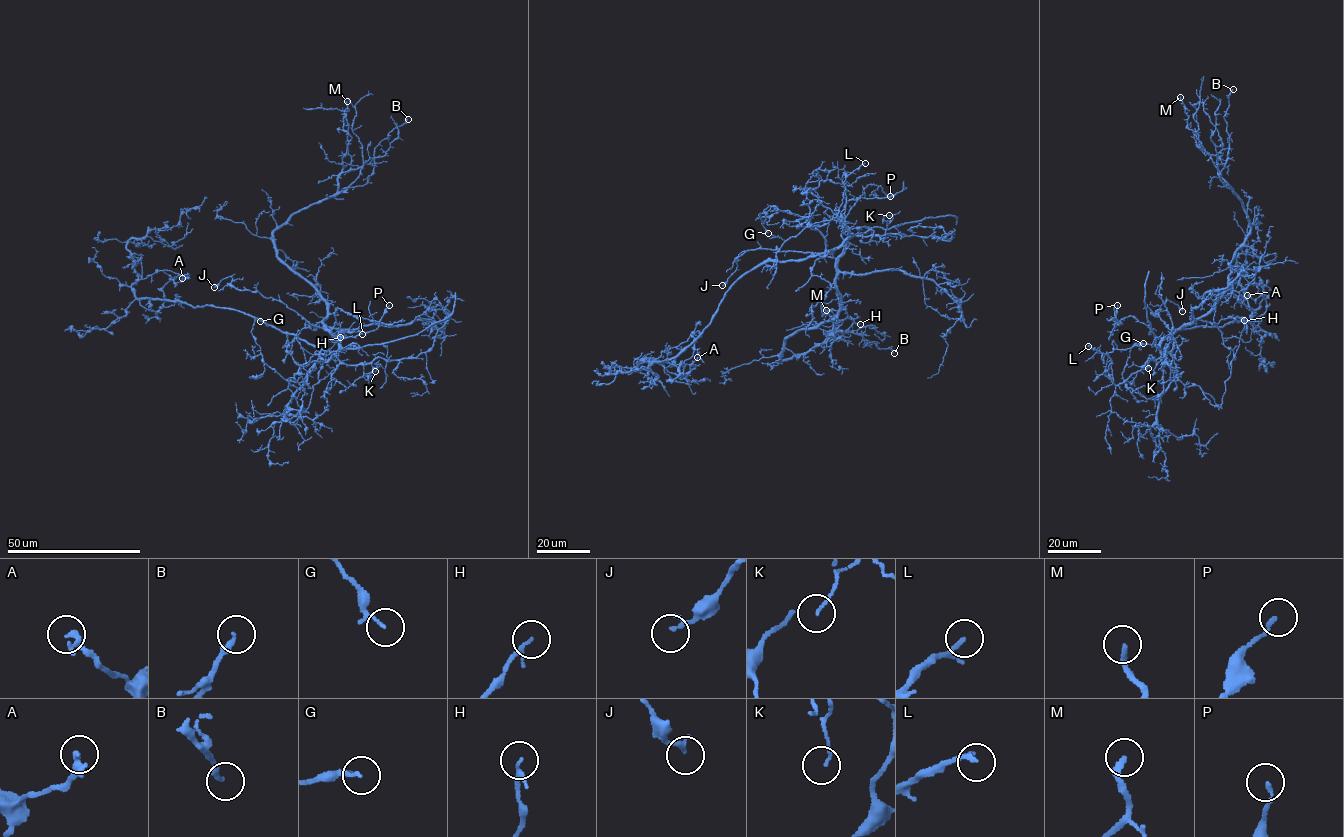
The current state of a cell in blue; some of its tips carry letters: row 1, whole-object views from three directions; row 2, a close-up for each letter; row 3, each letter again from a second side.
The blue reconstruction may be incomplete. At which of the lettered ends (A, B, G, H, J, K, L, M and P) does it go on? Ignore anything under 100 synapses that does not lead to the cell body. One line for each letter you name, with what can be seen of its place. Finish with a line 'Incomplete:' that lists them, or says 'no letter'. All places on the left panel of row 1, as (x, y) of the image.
Incomplete: no letter

